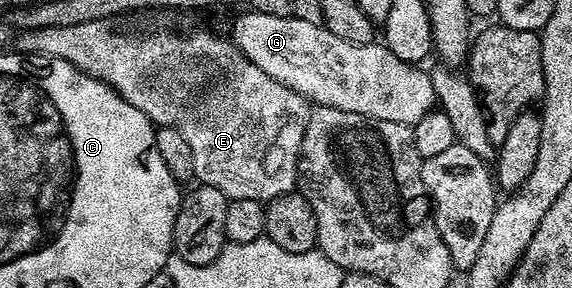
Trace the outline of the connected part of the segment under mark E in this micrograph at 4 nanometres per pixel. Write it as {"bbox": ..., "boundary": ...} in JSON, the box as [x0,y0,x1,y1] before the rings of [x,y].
{"bbox":[19,22,310,204],"boundary":[[[91,22],[90,24],[78,24],[70,28],[46,28],[45,30],[29,30],[21,33],[19,49],[28,56],[43,56],[45,59],[61,58],[78,68],[83,74],[94,76],[102,80],[107,86],[112,86],[138,112],[142,112],[157,127],[169,126],[178,132],[182,132],[186,144],[190,144],[190,153],[194,155],[195,181],[205,186],[218,188],[229,200],[258,200],[265,204],[273,202],[278,196],[293,193],[298,186],[298,175],[296,172],[296,162],[300,159],[300,149],[302,148],[302,136],[306,132],[306,124],[310,113],[310,103],[298,92],[294,92],[284,82],[274,80],[262,72],[256,64],[243,54],[236,43],[227,37],[219,38],[216,34],[207,34],[204,30],[196,30],[193,34],[148,34],[145,38],[135,38],[132,34],[115,34],[111,30],[108,22]]]}

